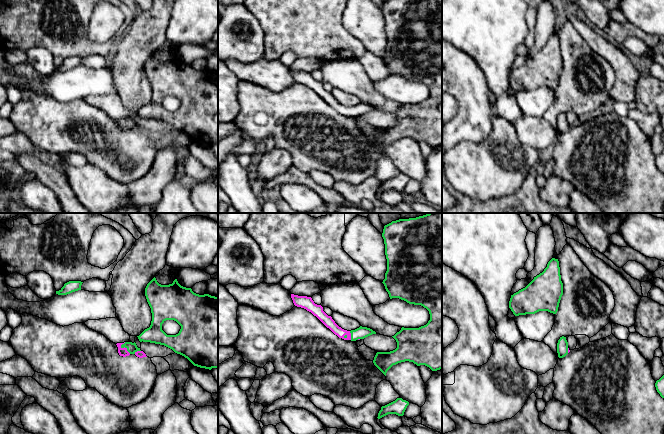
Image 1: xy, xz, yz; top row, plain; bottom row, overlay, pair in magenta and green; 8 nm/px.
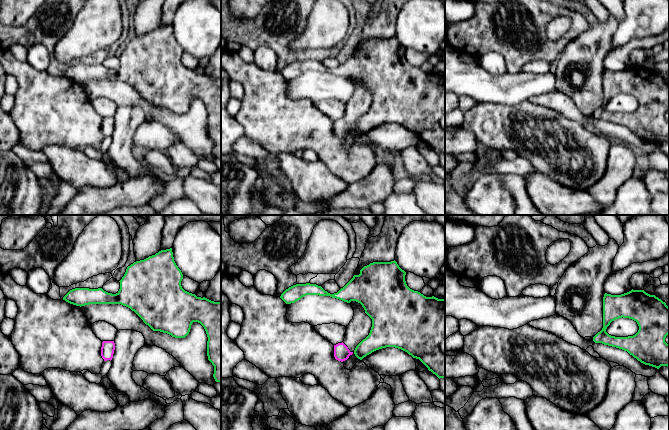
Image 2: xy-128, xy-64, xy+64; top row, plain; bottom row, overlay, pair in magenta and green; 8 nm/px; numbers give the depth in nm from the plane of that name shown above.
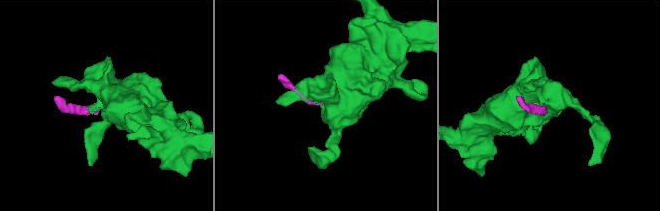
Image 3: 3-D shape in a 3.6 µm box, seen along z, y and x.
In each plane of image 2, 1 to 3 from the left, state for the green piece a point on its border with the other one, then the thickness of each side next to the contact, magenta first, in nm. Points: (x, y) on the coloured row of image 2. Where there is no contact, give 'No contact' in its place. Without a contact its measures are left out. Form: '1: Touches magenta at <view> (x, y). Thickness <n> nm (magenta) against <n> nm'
1: No contact
2: No contact
3: No contact

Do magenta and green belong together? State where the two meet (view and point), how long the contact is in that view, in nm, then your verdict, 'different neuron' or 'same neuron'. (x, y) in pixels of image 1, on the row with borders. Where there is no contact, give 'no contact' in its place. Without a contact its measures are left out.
meets magenta in xy at (124, 347); contact 110 nm long; same neuron

